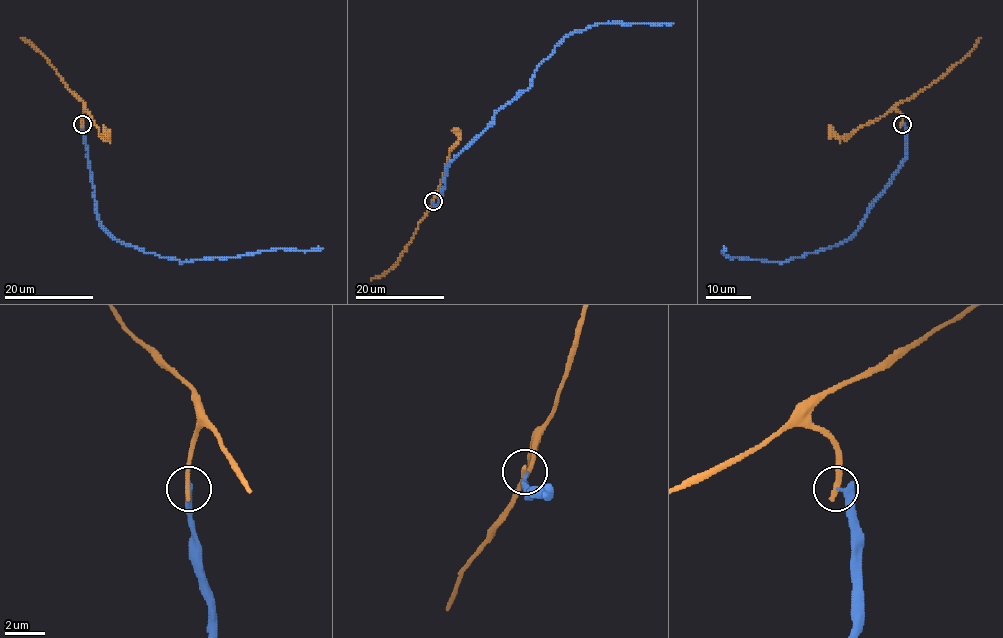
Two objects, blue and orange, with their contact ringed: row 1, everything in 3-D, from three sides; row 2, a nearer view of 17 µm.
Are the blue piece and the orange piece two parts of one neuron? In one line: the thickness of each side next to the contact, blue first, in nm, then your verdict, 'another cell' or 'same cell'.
320/280 nm | another cell

